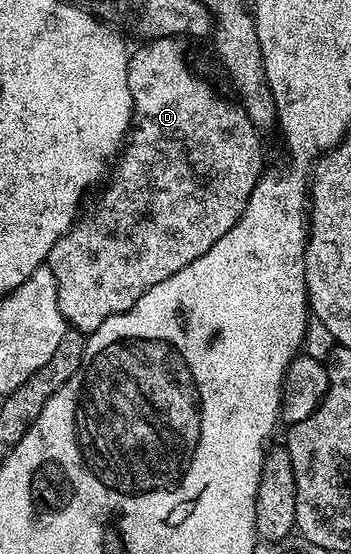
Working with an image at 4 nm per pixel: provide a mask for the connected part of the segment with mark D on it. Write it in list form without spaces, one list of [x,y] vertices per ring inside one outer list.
[[[156,38],[144,41],[142,43],[144,46],[140,50],[132,49],[130,51],[127,59],[127,75],[129,76],[129,92],[133,103],[133,113],[131,115],[132,127],[121,151],[122,154],[129,154],[129,156],[125,156],[127,157],[125,176],[112,177],[102,187],[102,190],[104,189],[103,195],[92,204],[91,214],[84,213],[68,230],[67,234],[61,236],[61,240],[57,240],[57,244],[53,244],[46,260],[46,265],[50,266],[53,272],[53,280],[57,282],[57,304],[61,308],[61,316],[67,322],[68,327],[87,336],[97,328],[101,328],[101,324],[105,320],[109,320],[109,316],[133,308],[133,304],[137,304],[137,300],[141,300],[141,296],[145,292],[149,292],[149,288],[153,288],[153,284],[161,284],[161,280],[169,280],[169,276],[173,276],[173,272],[181,272],[181,268],[185,268],[185,264],[193,264],[193,260],[205,256],[205,252],[209,252],[209,248],[213,248],[213,244],[217,244],[217,240],[221,240],[221,236],[225,236],[225,232],[229,232],[235,227],[239,217],[247,211],[251,193],[265,169],[263,142],[259,139],[261,134],[249,120],[246,110],[234,101],[231,103],[226,102],[223,98],[218,98],[209,83],[202,82],[197,75],[191,74],[191,66],[187,63],[187,58],[177,43],[175,38]]]

